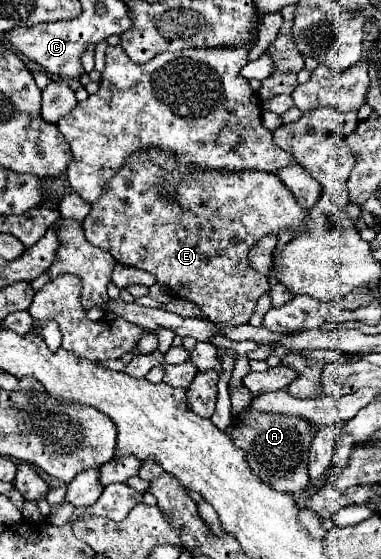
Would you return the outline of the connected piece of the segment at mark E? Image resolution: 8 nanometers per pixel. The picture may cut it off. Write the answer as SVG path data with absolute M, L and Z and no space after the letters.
M160 150L136 152L132 156L132 160L126 162L126 166L122 168L122 172L118 172L118 176L110 182L110 186L112 186L112 190L106 188L106 196L102 196L102 200L98 204L92 204L90 214L82 222L86 240L92 242L94 246L102 248L102 250L108 250L118 264L134 266L134 268L140 268L140 270L146 270L146 272L154 274L160 284L168 286L168 290L170 290L172 296L178 296L178 298L184 298L184 300L194 302L204 312L204 316L208 320L214 320L218 324L246 324L250 320L250 316L254 314L254 310L256 310L258 298L268 290L268 278L266 276L258 276L258 272L250 270L250 264L248 264L248 258L246 258L248 252L250 252L250 248L258 240L262 240L264 236L268 236L268 234L280 236L282 232L292 230L294 236L302 236L306 232L306 220L308 220L308 212L310 212L308 208L304 208L294 198L294 194L274 174L268 174L268 172L232 172L230 174L230 172L206 172L206 170L196 170L194 174L182 174L178 170L178 166L174 164L172 156L168 156L166 152L160 152Z

